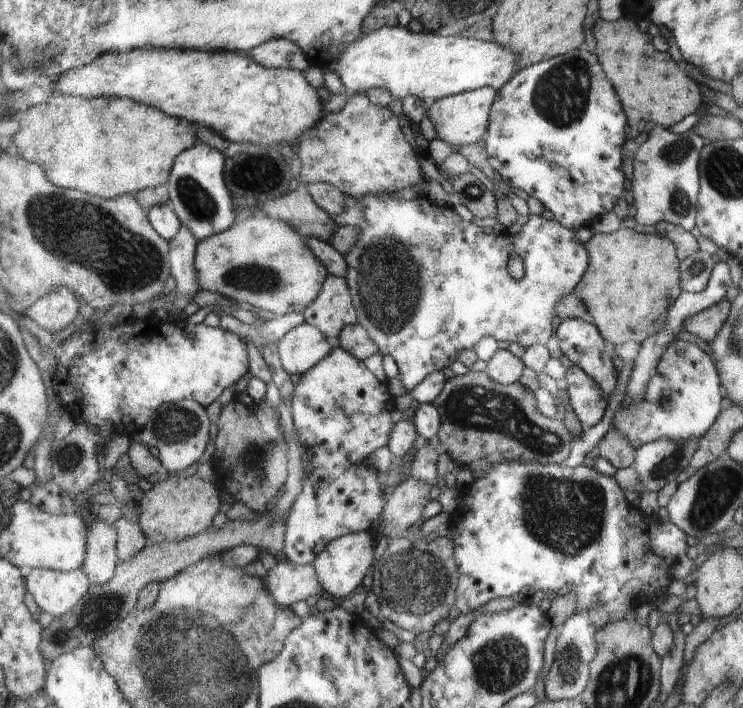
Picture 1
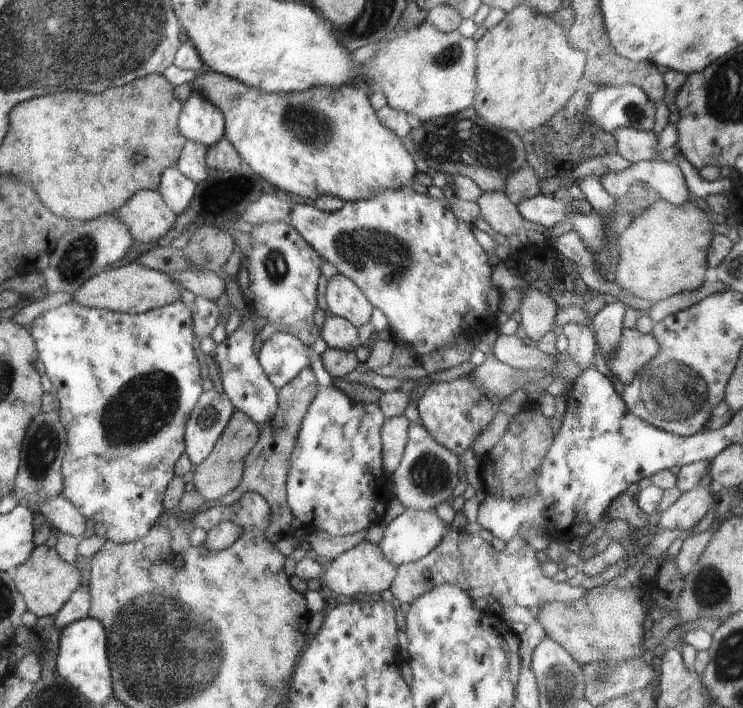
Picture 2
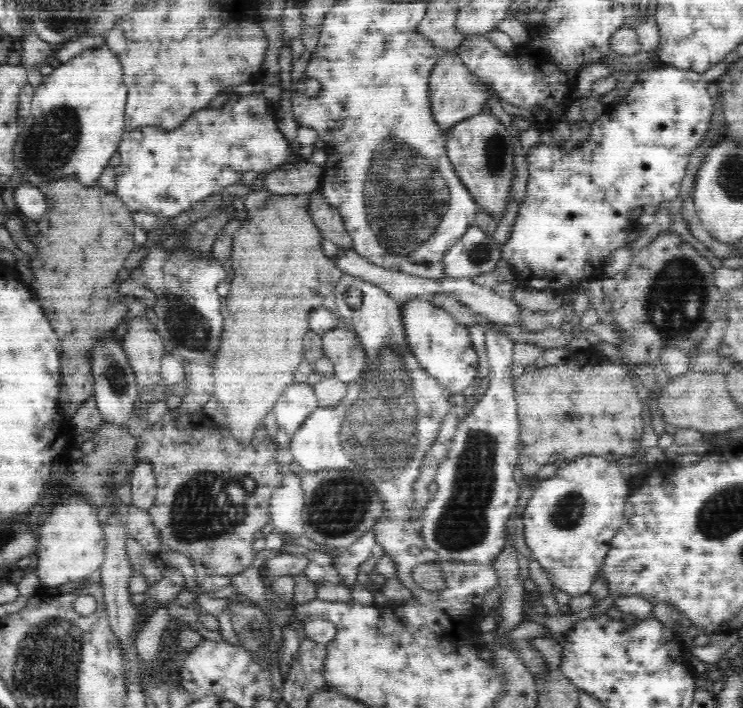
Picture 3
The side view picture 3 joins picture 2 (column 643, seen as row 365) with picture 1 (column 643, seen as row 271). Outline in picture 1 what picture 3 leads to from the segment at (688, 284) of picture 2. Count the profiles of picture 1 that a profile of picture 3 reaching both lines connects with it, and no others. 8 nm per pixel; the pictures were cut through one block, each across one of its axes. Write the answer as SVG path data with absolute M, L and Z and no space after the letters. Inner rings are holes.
M632 223L611 233L596 233L587 243L590 270L575 290L588 308L589 320L612 344L644 342L664 328L675 302L683 294L682 274L675 243Z

